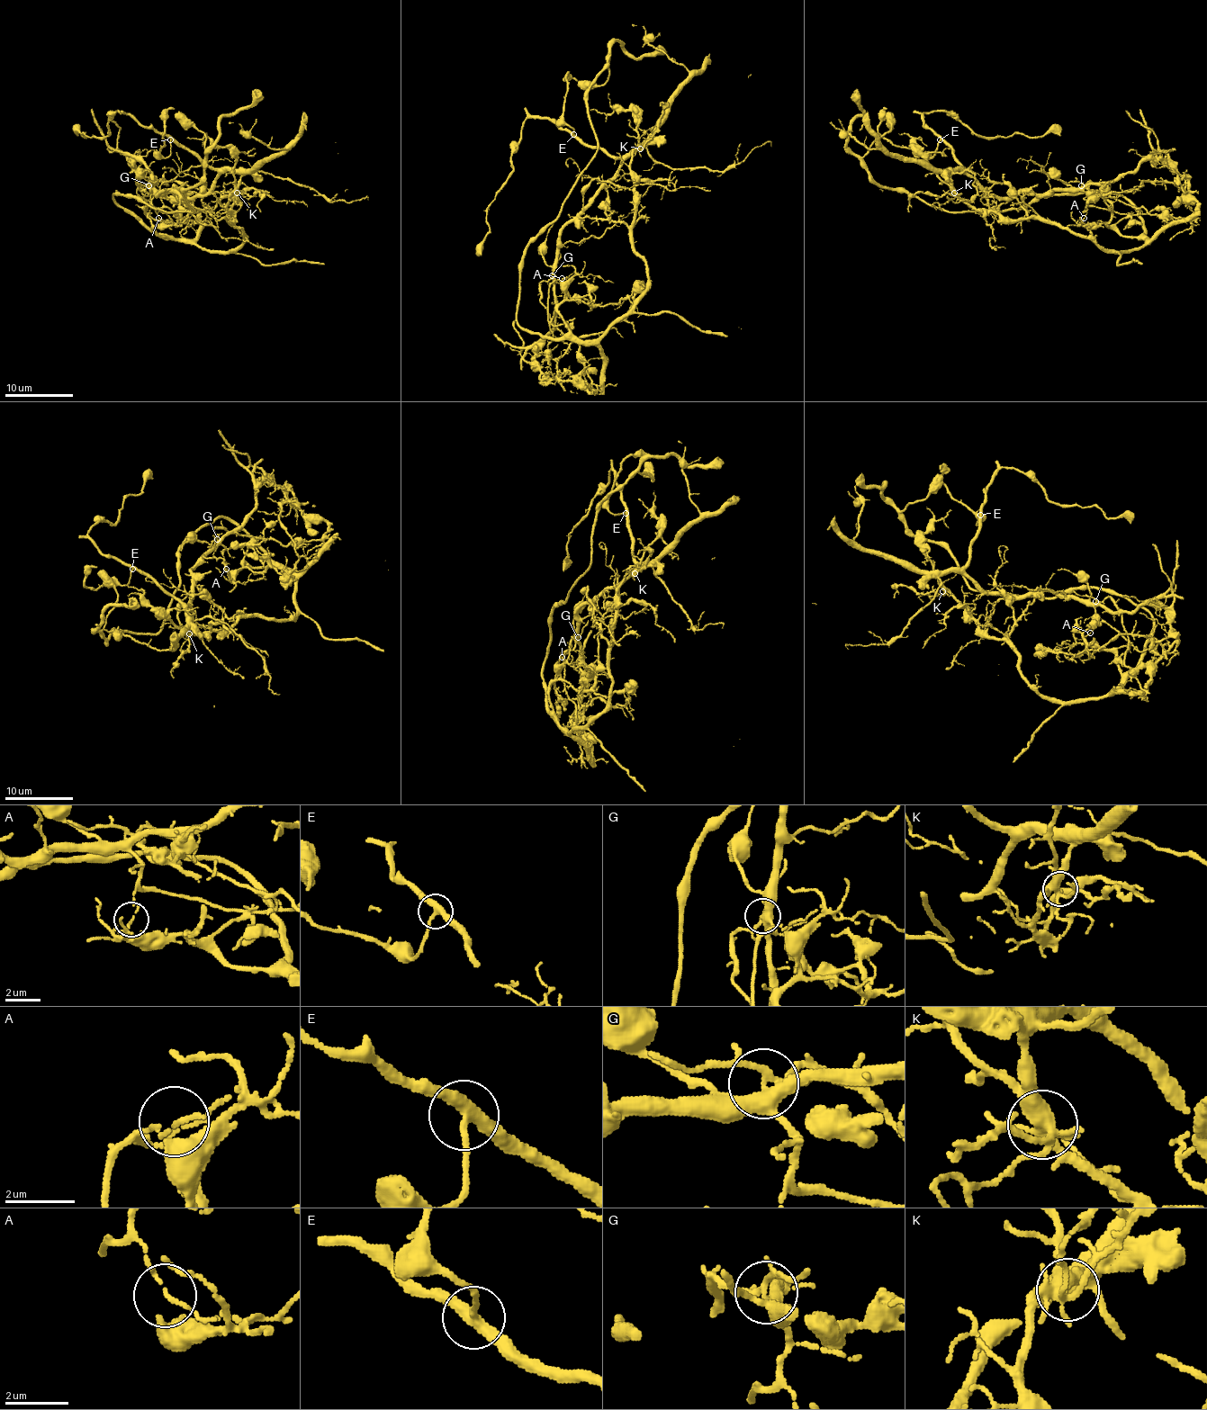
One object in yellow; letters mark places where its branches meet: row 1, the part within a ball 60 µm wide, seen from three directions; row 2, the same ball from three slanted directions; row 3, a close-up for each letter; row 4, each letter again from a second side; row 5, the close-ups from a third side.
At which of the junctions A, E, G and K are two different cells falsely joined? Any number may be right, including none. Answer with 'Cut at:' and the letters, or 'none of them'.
Cut at: A, G

